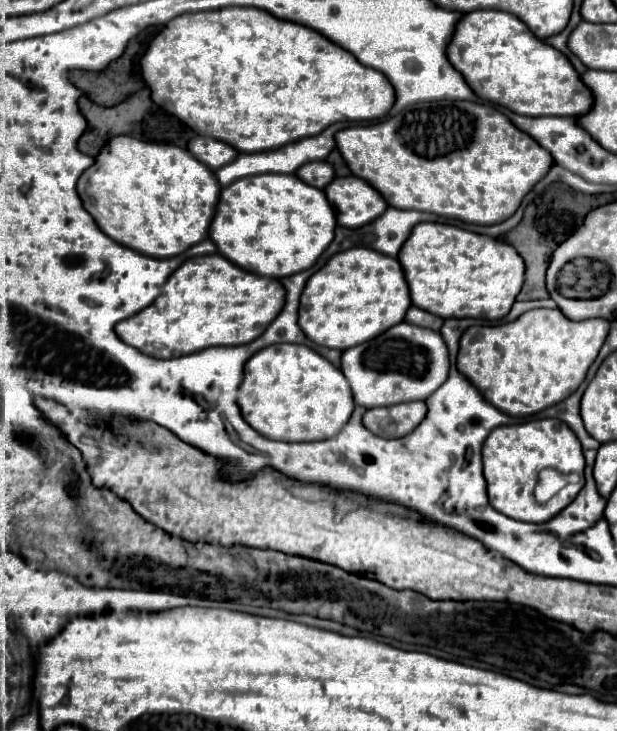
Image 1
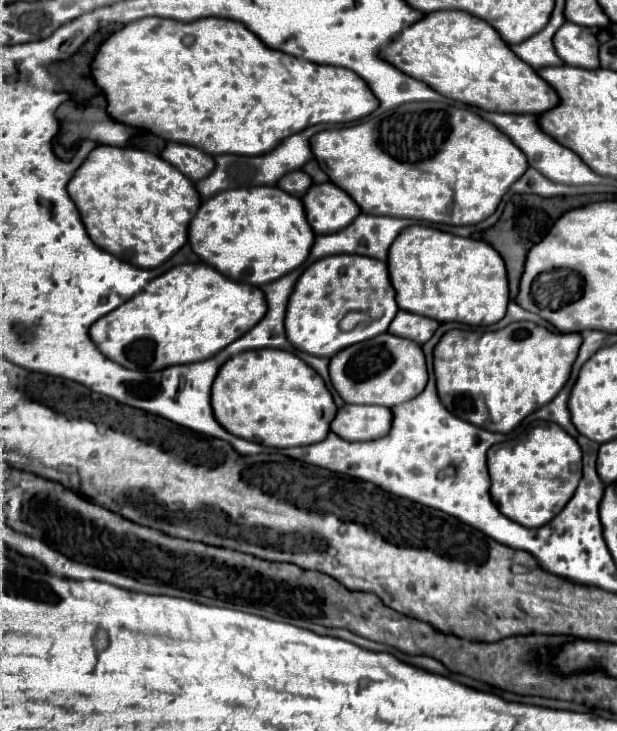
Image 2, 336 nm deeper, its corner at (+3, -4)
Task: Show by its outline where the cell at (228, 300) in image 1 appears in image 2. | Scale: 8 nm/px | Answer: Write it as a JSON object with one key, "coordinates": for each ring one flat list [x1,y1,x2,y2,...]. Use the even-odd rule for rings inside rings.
{"coordinates":[[182,263,152,279,148,287,134,299,126,301,112,313,104,315,90,327,90,339,112,361,134,371,158,371,170,365,184,365,214,357,218,351,246,335,266,313,266,297,254,285,242,285,222,277,204,263]]}

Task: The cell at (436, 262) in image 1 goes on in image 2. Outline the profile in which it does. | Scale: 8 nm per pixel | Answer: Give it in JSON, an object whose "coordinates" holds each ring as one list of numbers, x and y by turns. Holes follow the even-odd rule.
{"coordinates":[[412,225,406,227,390,247,388,269,390,269,390,281,396,289,396,303,404,311,430,317,438,323,458,321,474,327,494,325,506,315,506,305,508,305,506,265,498,255,498,251,492,249,486,241,450,235,424,225]]}

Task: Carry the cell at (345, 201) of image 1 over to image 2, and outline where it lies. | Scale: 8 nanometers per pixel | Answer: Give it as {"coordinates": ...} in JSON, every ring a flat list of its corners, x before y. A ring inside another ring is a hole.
{"coordinates":[[334,183,312,185,302,197,302,203,308,223,316,235,336,233,350,225,350,221,354,221,354,217,360,213,358,205,354,205,354,199]]}

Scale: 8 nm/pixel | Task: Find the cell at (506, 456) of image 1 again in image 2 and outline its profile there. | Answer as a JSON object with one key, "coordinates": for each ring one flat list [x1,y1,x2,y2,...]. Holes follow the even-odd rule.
{"coordinates":[[532,421,526,431,510,441,492,445,488,449,488,473,490,473,490,495,496,507,512,521,524,527,542,527,556,517,568,499,574,495,582,477,582,453,574,437,570,437,560,425,550,421]]}

